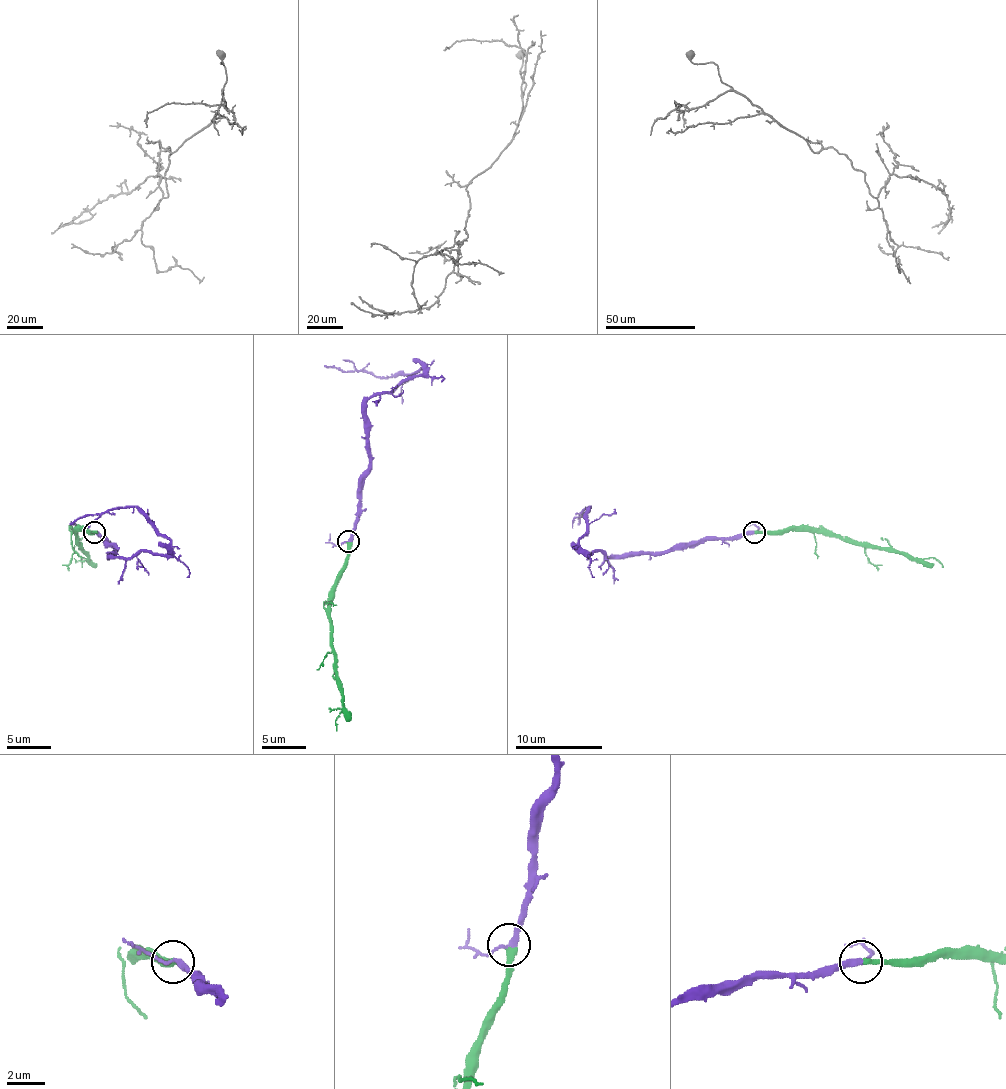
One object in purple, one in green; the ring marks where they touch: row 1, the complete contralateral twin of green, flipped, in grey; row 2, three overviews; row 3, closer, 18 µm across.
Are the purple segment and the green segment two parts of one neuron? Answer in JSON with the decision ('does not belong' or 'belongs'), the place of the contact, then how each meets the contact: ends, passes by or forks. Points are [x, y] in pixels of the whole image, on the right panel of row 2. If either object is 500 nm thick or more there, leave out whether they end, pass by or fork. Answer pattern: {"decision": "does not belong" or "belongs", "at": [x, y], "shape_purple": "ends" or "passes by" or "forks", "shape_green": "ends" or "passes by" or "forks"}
{"decision": "belongs", "at": [754, 532], "shape_purple": "passes by", "shape_green": "ends"}

